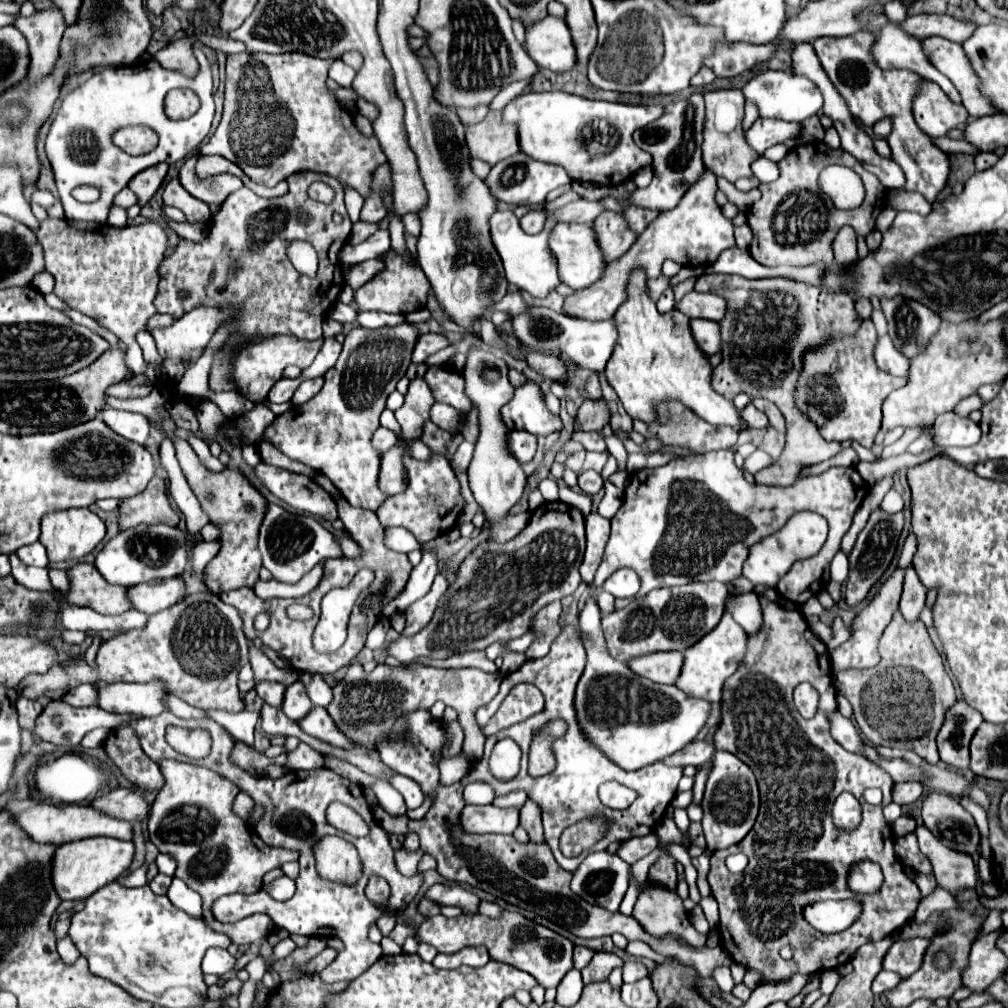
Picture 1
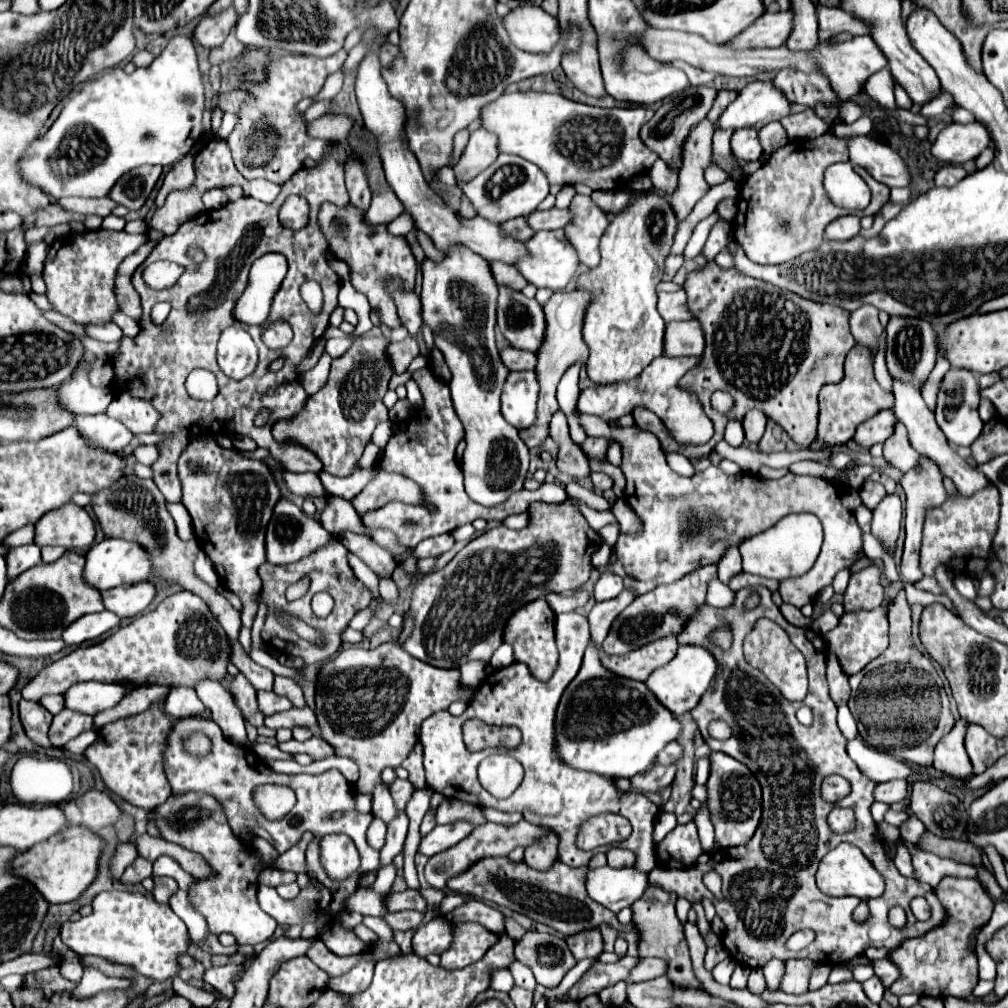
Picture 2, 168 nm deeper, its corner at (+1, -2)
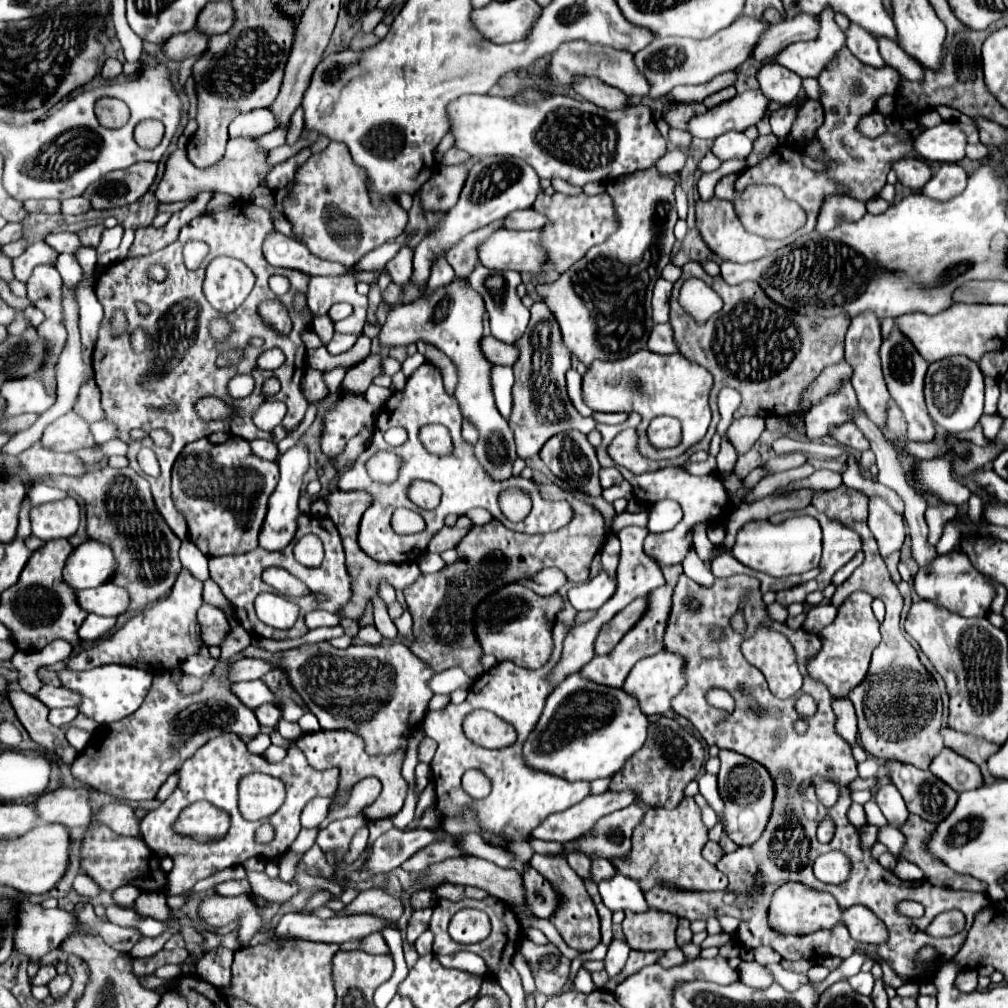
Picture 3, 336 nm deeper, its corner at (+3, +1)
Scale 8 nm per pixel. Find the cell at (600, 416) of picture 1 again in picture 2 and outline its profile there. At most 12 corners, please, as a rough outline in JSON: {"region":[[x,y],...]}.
{"region":[[660,356],[636,382],[592,386],[578,410],[618,420],[652,410],[682,444],[714,434],[700,402],[676,382],[701,357]]}

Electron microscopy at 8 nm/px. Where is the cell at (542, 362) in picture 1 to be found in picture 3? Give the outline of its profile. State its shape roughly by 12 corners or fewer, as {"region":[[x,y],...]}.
{"region":[[492,335],[480,339],[484,357],[494,365],[512,365],[516,347]]}

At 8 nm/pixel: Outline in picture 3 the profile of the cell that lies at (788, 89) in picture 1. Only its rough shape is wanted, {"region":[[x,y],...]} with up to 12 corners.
{"region":[[760,89],[694,115],[688,133],[716,139],[744,131],[766,115]]}

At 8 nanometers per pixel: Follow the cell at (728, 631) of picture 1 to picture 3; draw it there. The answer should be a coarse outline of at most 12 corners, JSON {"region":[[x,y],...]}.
{"region":[[670,651],[638,661],[622,689],[646,715],[662,715],[682,689]]}

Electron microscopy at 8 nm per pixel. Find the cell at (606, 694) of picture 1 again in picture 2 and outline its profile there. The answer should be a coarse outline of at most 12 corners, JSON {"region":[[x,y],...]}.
{"region":[[588,644],[556,712],[560,760],[632,778],[682,724]]}

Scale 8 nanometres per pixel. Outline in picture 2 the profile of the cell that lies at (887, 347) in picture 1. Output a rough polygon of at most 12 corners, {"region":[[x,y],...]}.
{"region":[[892,378],[894,410],[912,448],[962,496],[988,480],[944,438],[920,390]]}

